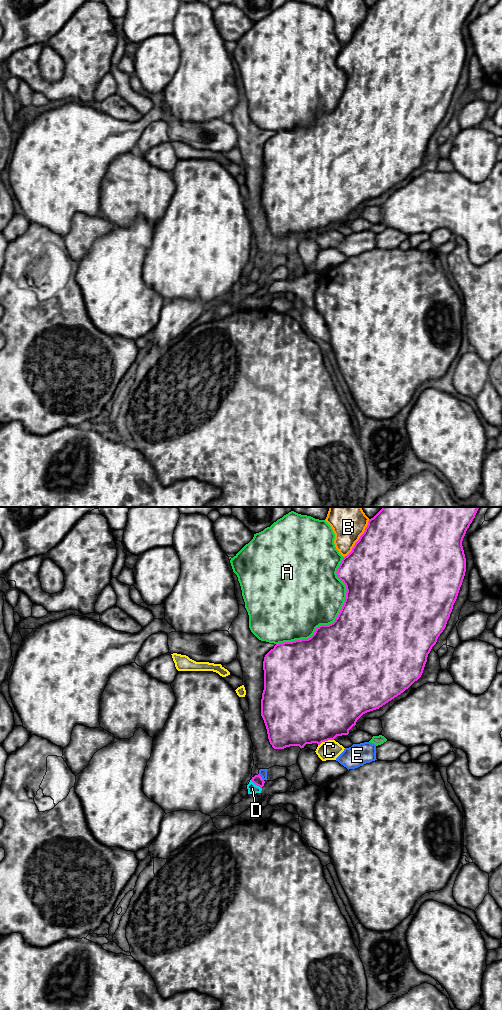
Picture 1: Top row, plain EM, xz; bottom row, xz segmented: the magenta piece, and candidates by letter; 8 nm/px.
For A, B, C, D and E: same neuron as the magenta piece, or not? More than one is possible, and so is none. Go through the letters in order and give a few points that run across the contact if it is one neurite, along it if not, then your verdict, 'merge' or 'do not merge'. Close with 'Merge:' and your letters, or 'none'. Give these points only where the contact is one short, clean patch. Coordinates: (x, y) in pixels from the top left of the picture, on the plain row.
A: do not merge
B: do not merge
C: do not merge
D: line xz (257, 267), (256, 272), (252, 276); merge
E: do not merge
Merge: D

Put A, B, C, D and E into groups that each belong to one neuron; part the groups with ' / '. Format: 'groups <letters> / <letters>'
groups A / B / C / D / E

